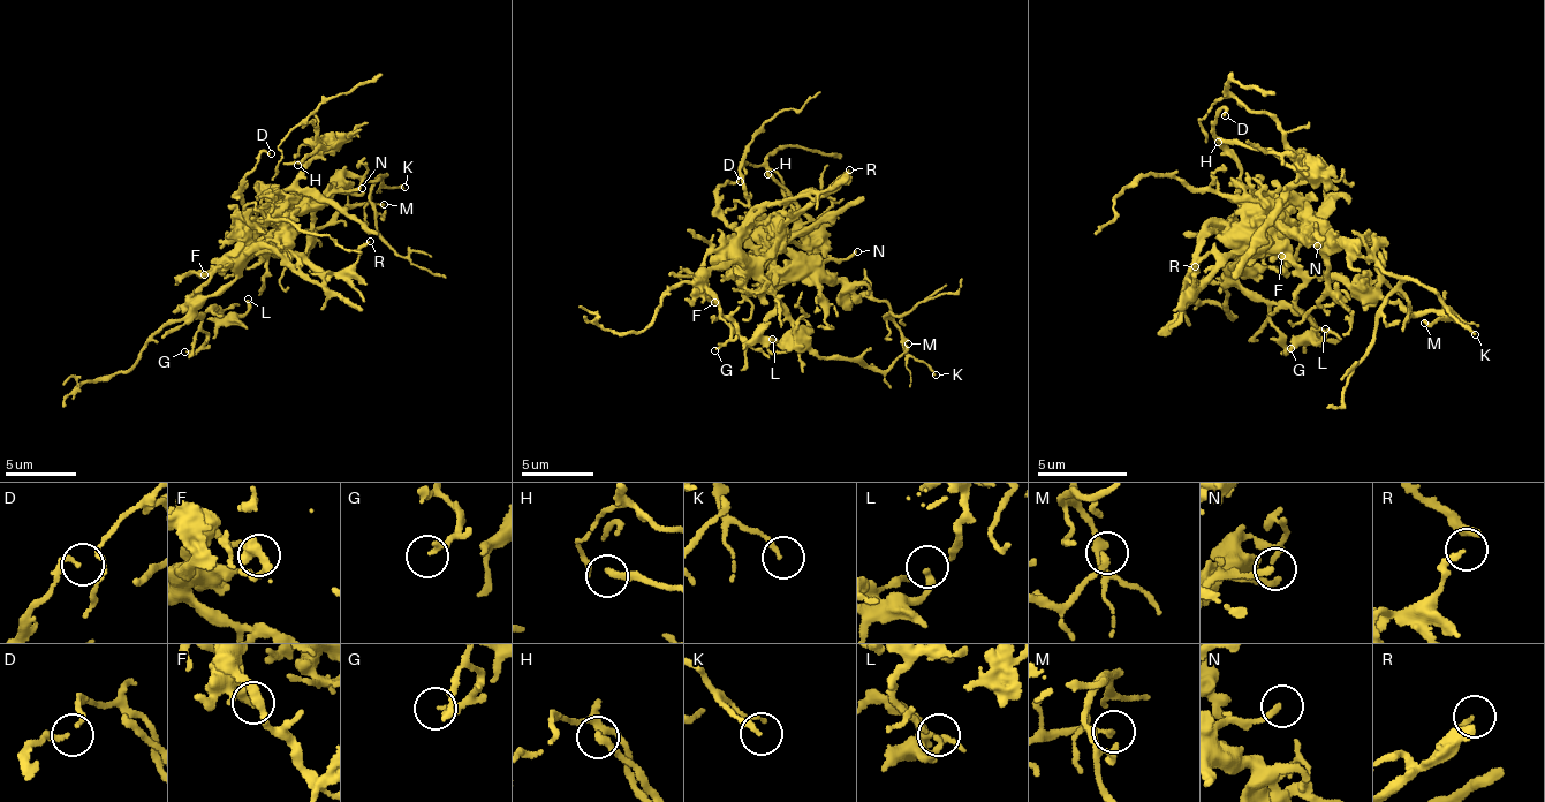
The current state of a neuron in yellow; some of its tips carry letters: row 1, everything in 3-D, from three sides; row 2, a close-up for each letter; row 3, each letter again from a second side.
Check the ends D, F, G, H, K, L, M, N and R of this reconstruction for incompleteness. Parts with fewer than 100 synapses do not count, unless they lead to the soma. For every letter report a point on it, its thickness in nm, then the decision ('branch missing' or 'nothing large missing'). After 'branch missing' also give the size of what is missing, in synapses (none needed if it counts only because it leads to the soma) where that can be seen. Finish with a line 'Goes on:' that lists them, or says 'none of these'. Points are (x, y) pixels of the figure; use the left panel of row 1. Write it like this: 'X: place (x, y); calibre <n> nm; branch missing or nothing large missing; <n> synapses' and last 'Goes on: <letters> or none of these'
D: place (271, 153); calibre 100 nm; nothing large missing
F: place (204, 274); calibre 170 nm; nothing large missing
G: place (184, 352); calibre 240 nm; nothing large missing
H: place (297, 165); calibre 240 nm; nothing large missing
K: place (404, 187); calibre 170 nm; nothing large missing
L: place (248, 299); calibre 150 nm; nothing large missing
M: place (384, 204); calibre 200 nm; nothing large missing
N: place (362, 188); calibre 200 nm; nothing large missing
R: place (370, 241); calibre 180 nm; nothing large missing
Goes on: none of these

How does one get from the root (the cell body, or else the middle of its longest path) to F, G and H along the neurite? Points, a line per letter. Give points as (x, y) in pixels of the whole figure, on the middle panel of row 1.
F: (757, 271), (733, 257), (710, 254), (702, 279), (706, 295), (714, 302)
G: (757, 271), (734, 259), (710, 271), (704, 282), (733, 330), (714, 350)
H: (757, 271), (764, 254), (789, 239), (797, 242), (808, 221), (792, 195), (767, 174)

